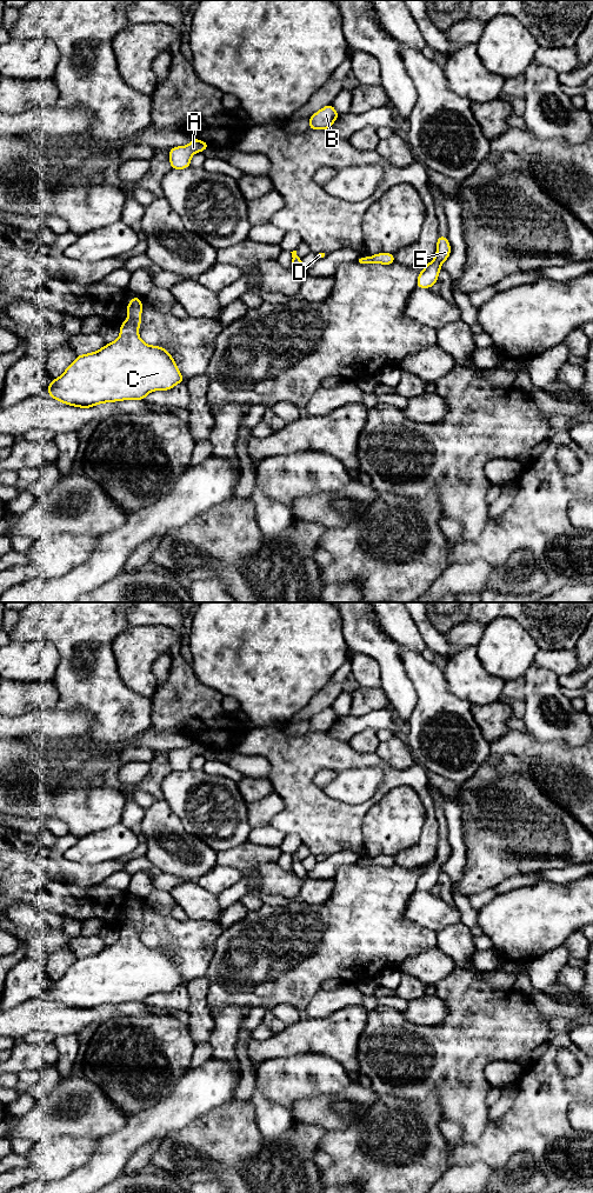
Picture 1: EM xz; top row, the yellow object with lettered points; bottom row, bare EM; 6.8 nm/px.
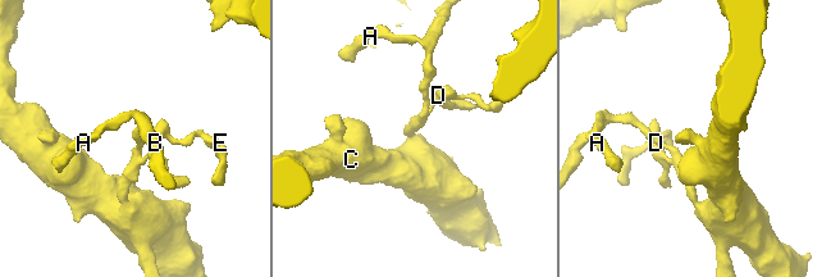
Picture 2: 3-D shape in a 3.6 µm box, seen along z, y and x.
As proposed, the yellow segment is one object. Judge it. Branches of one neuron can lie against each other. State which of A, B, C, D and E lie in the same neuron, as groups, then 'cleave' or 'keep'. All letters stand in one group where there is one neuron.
A B C D E; keep

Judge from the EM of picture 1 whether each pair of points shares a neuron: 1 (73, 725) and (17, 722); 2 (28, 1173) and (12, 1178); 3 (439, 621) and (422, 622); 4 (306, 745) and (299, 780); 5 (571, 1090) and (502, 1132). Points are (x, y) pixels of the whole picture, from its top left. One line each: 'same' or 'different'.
1: same
2: same
3: different
4: same
5: same

